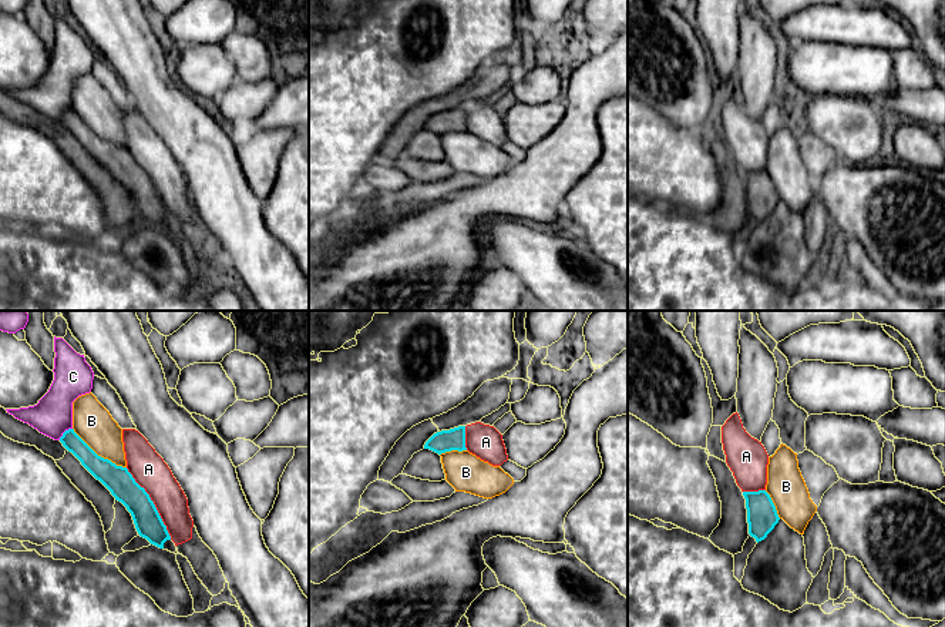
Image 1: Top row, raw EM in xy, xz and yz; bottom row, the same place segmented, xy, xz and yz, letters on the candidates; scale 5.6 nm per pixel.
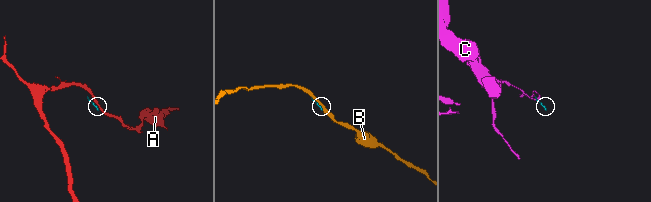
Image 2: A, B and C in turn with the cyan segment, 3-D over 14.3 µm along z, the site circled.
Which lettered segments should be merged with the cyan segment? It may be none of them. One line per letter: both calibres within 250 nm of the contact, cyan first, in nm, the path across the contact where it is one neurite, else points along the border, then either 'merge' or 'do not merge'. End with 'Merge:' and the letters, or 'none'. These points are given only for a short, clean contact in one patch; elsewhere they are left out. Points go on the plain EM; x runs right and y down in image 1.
A: 160/200 nm | do not merge
B: 160/220 nm | do not merge
C: 110/220 nm | along xy (71, 109), (59, 120) | do not merge
Merge: none

